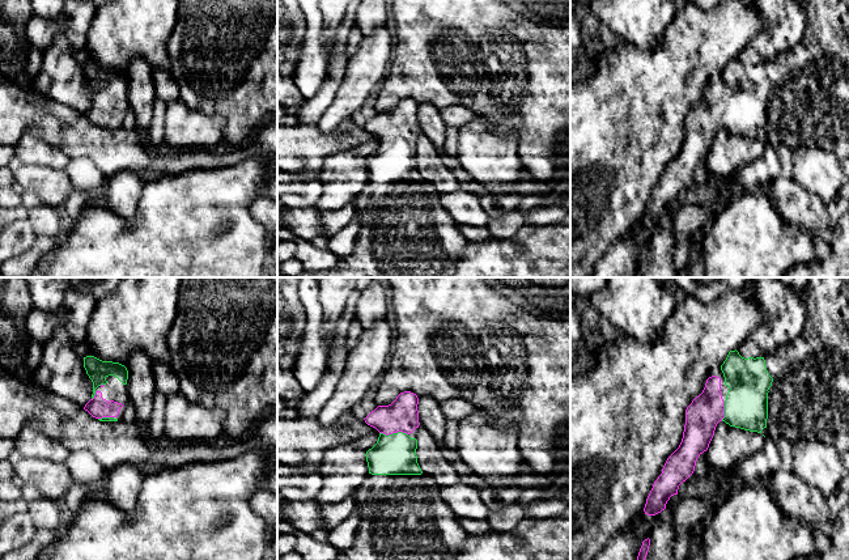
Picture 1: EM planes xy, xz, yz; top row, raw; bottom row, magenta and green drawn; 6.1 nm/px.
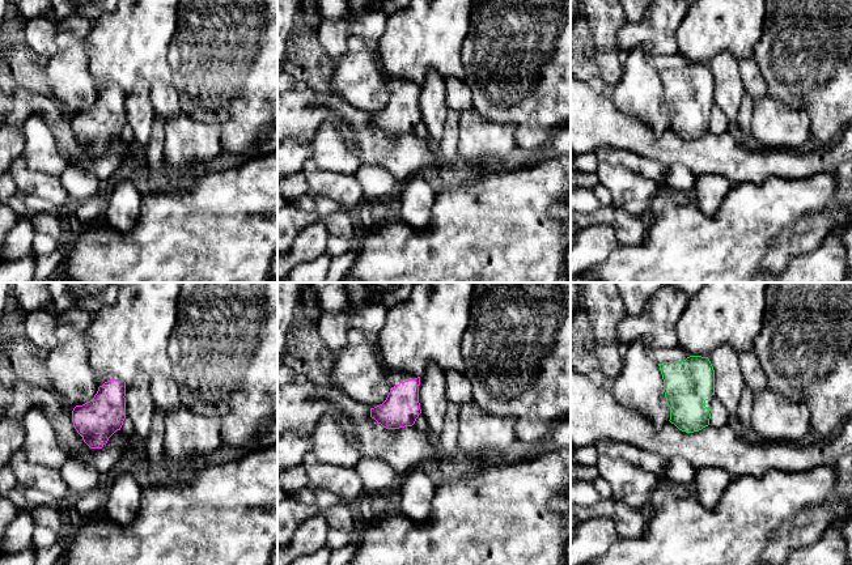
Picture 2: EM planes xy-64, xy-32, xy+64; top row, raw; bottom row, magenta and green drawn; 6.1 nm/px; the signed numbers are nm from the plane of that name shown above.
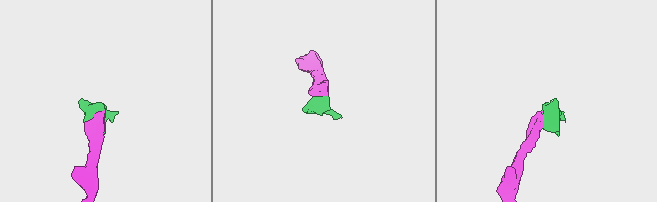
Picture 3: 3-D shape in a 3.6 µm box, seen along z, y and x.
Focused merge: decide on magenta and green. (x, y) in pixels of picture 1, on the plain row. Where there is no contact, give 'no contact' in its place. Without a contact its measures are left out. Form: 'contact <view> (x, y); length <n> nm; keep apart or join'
contact xz (394, 139); length 180 nm; join

